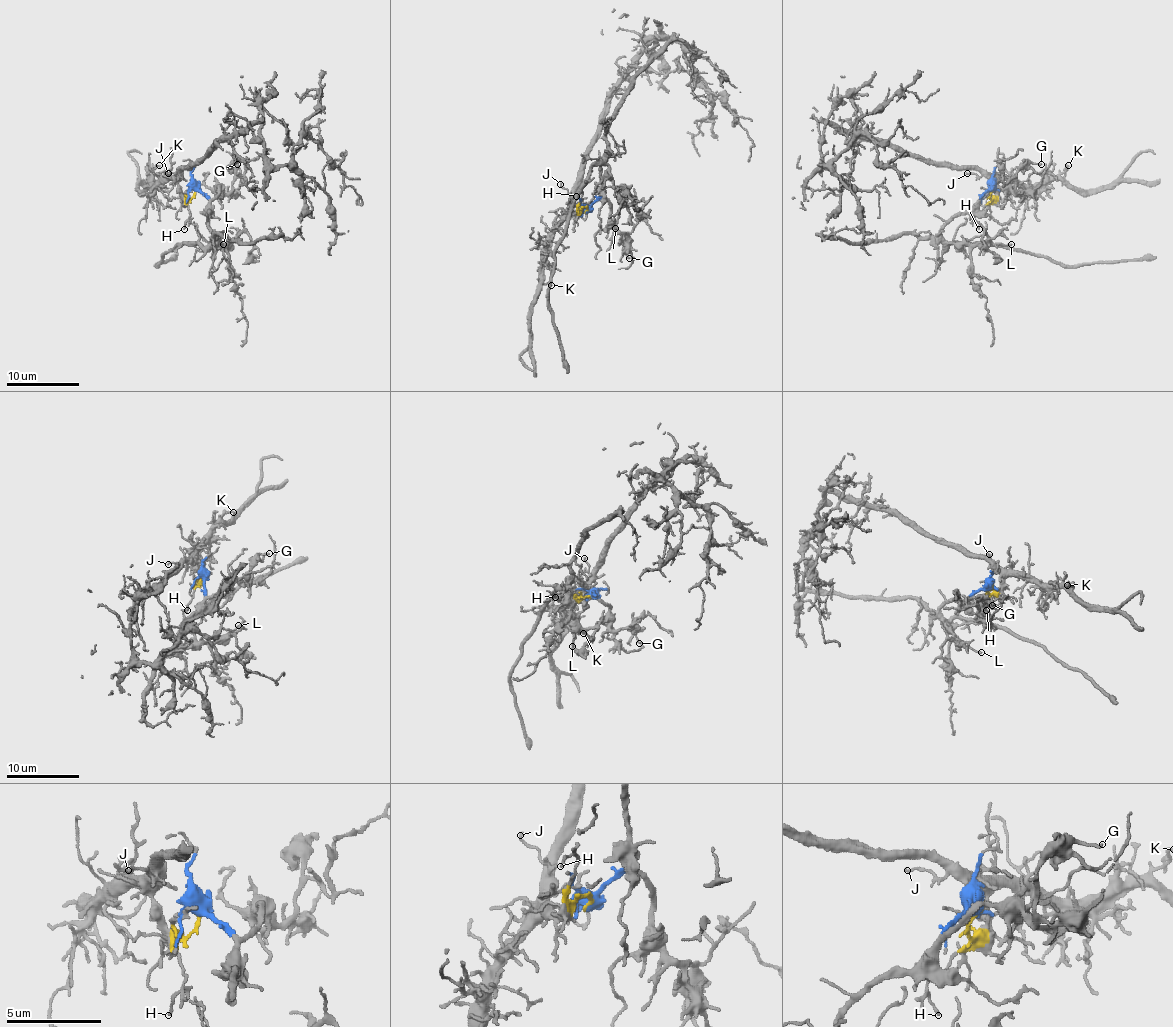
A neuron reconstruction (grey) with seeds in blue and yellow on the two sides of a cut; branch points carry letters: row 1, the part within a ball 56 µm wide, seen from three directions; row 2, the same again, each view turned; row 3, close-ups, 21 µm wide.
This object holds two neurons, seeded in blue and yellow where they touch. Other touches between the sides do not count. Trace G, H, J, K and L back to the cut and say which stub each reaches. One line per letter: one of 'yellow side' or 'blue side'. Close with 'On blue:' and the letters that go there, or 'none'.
G: blue side
H: yellow side
J: yellow side
K: yellow side
L: blue side
On blue: G, L

